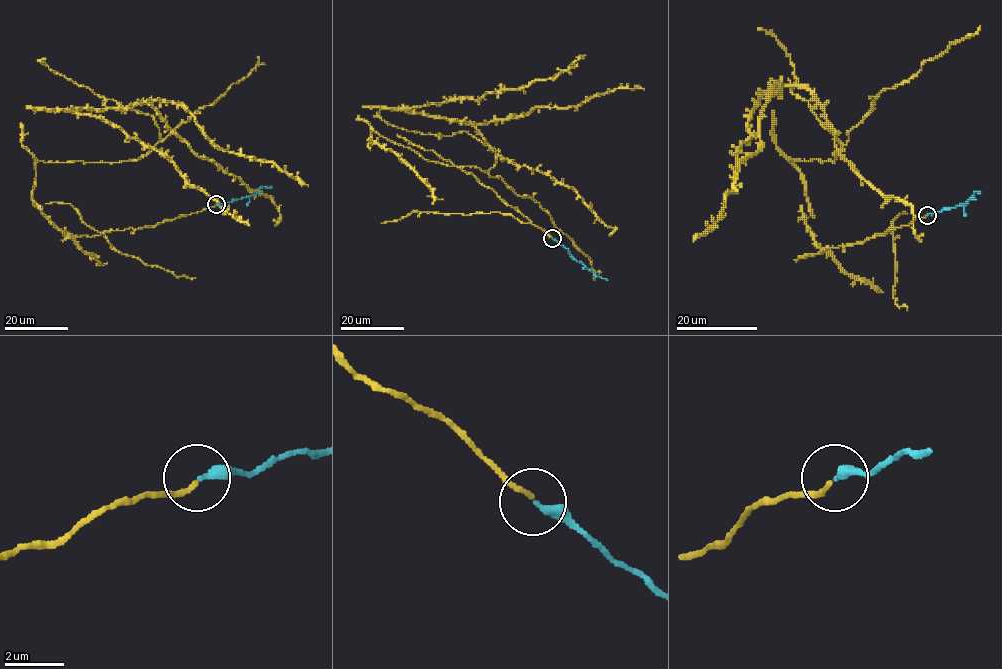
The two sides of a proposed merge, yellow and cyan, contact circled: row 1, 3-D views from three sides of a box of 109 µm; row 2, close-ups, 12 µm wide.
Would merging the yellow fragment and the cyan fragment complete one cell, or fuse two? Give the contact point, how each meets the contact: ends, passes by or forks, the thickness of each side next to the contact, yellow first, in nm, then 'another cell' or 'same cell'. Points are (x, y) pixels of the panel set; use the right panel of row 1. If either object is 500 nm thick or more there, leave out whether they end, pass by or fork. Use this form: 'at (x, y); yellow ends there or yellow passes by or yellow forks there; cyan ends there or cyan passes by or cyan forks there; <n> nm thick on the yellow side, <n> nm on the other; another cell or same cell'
at (927, 215); yellow ends there; cyan ends there; 140 nm thick on the yellow side, 260 nm on the other; same cell

